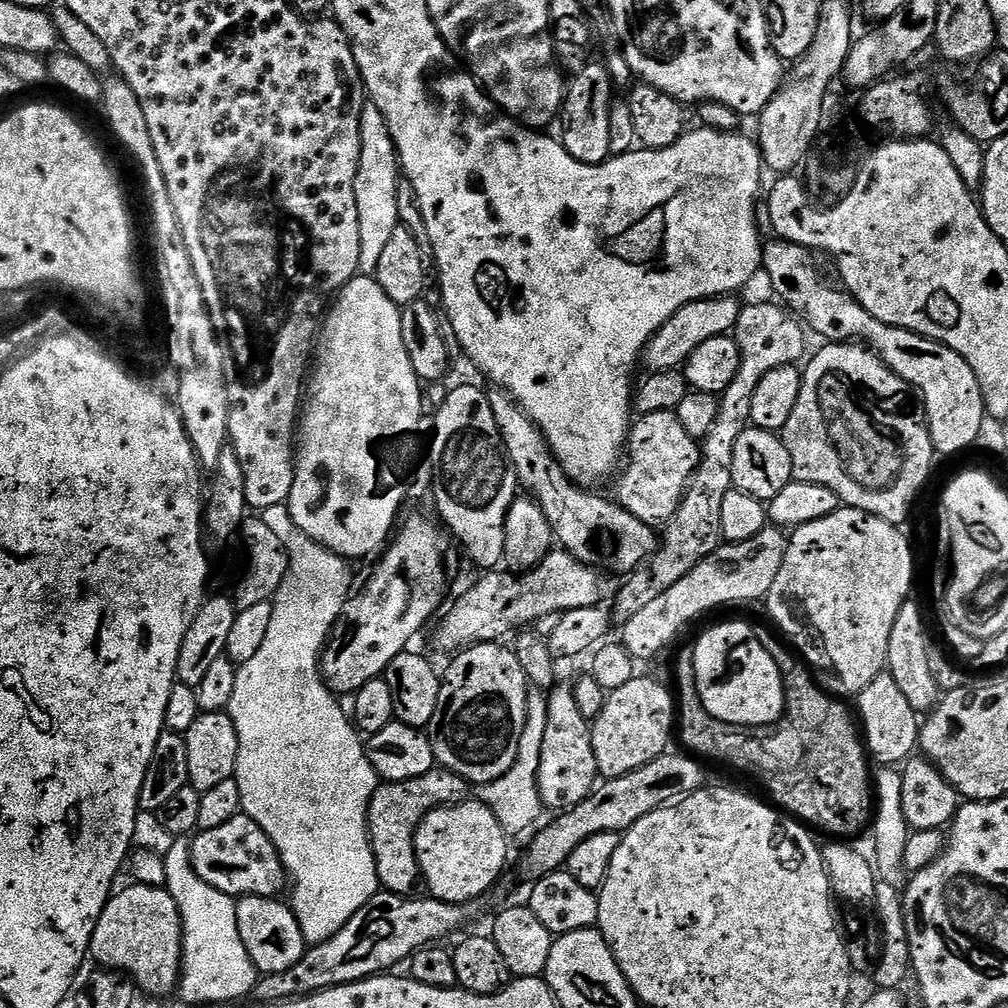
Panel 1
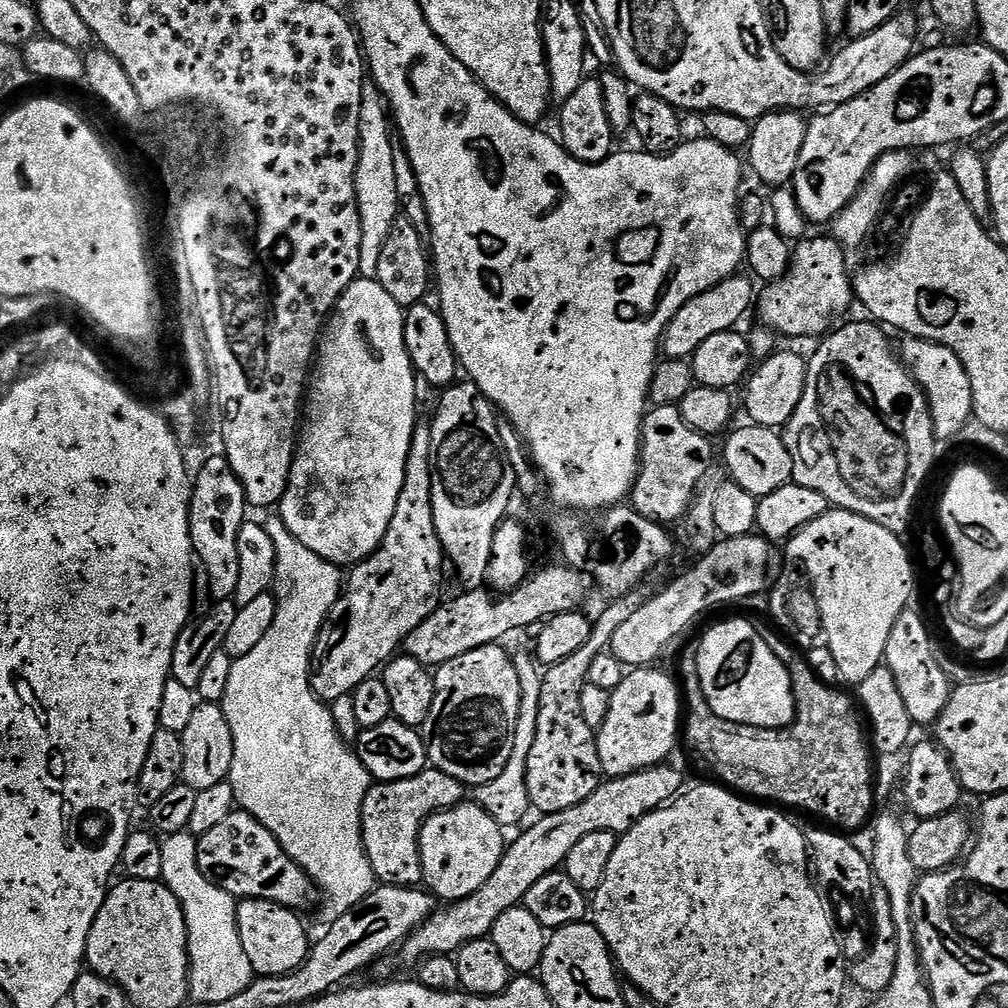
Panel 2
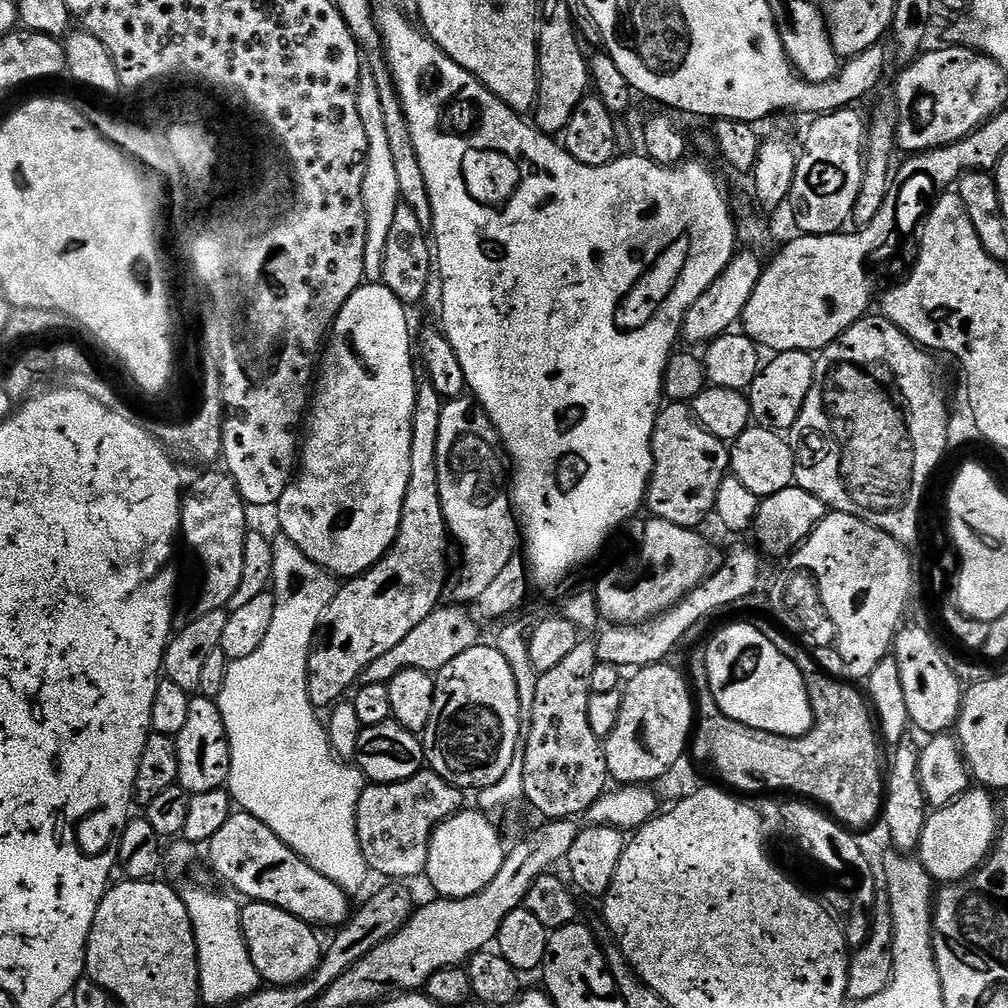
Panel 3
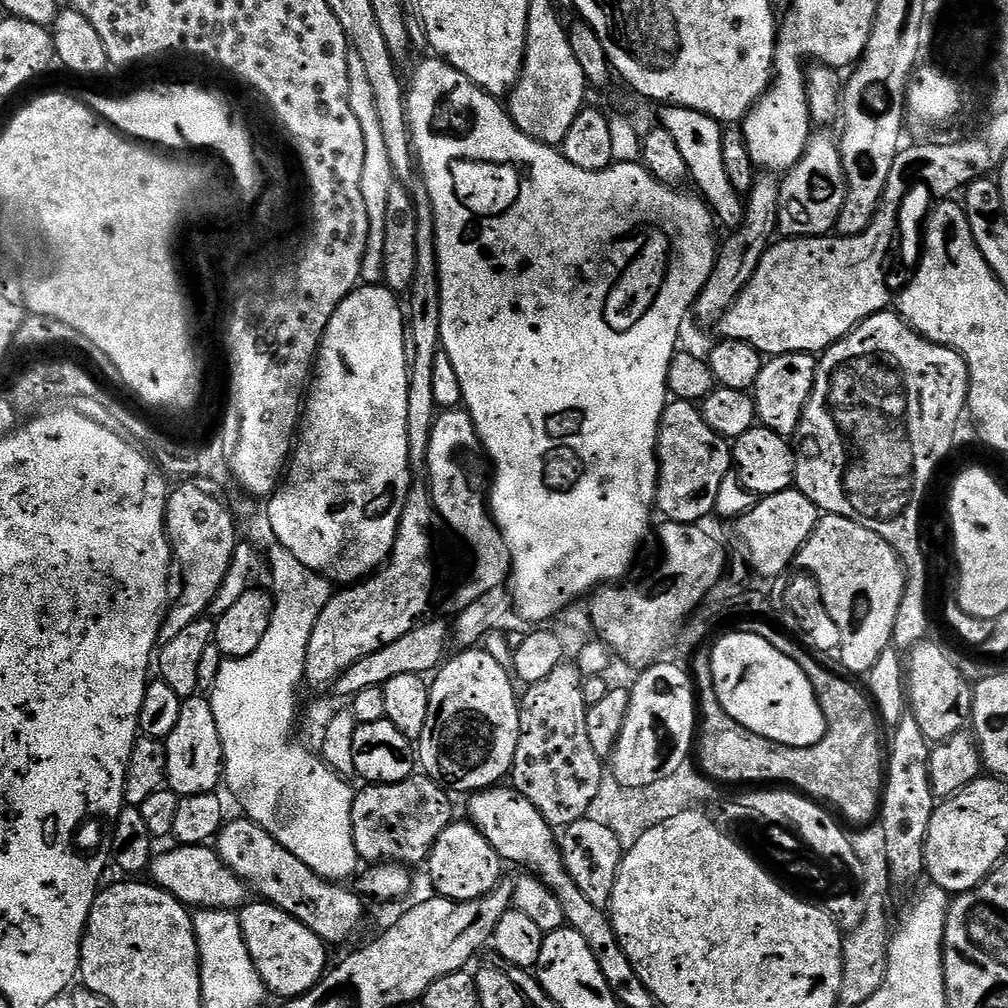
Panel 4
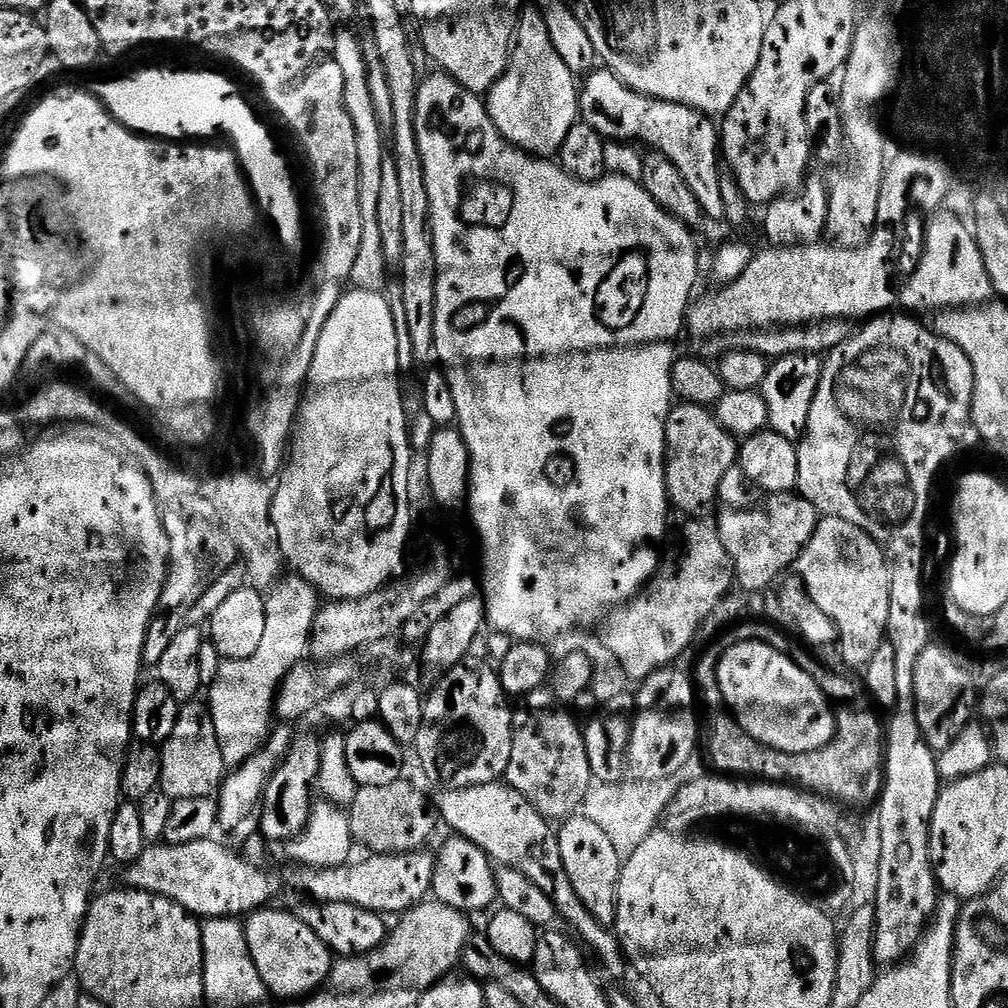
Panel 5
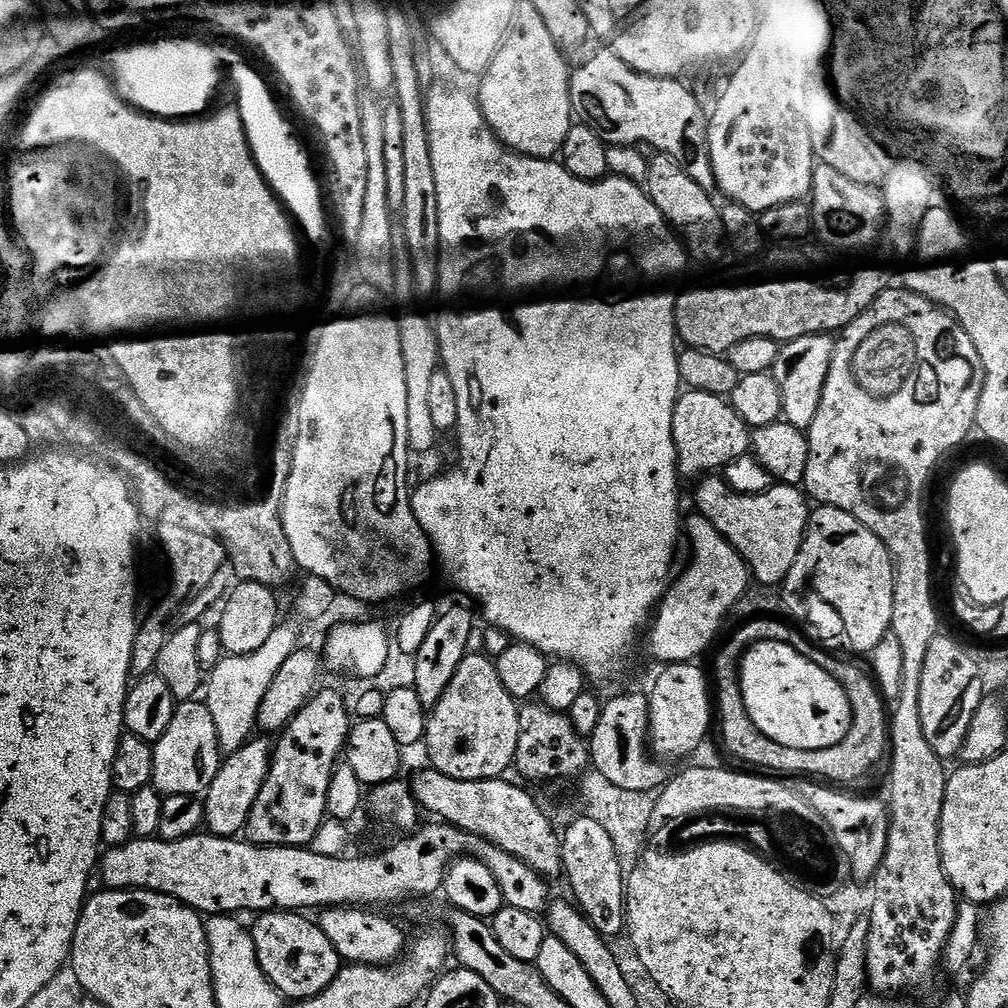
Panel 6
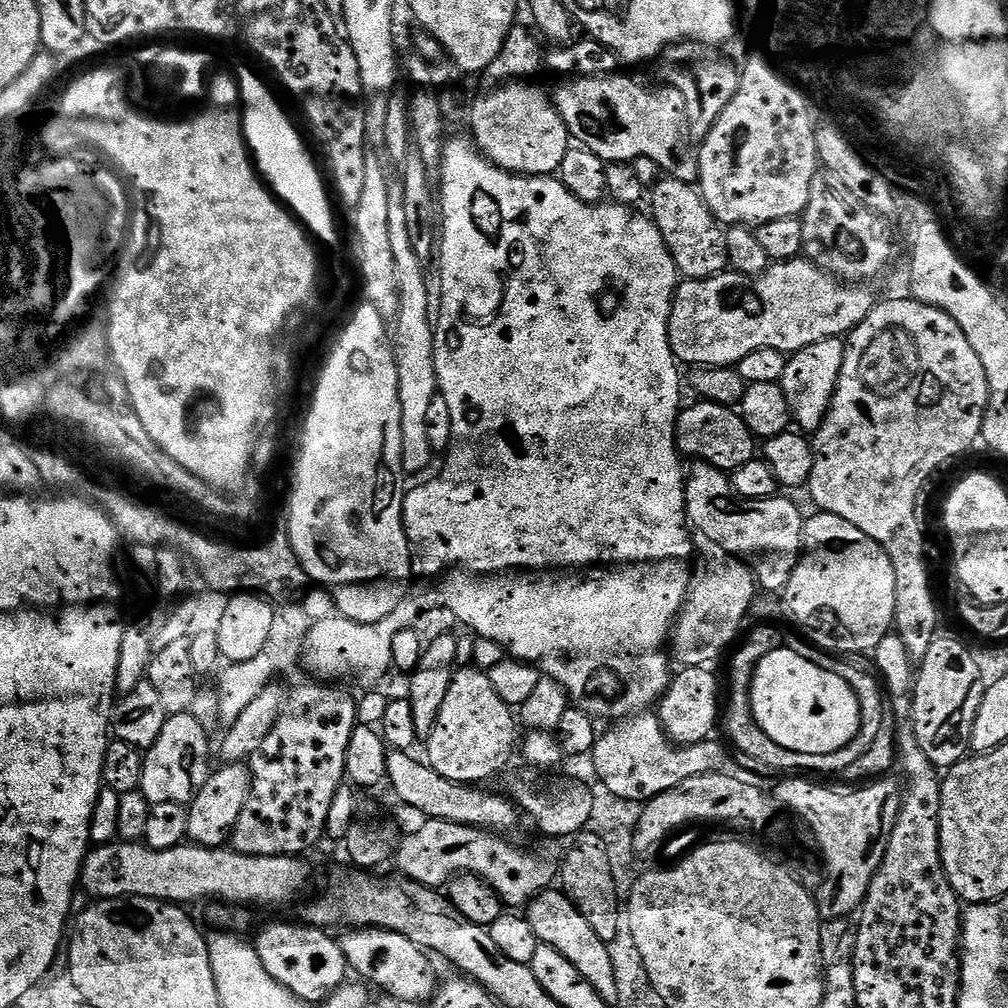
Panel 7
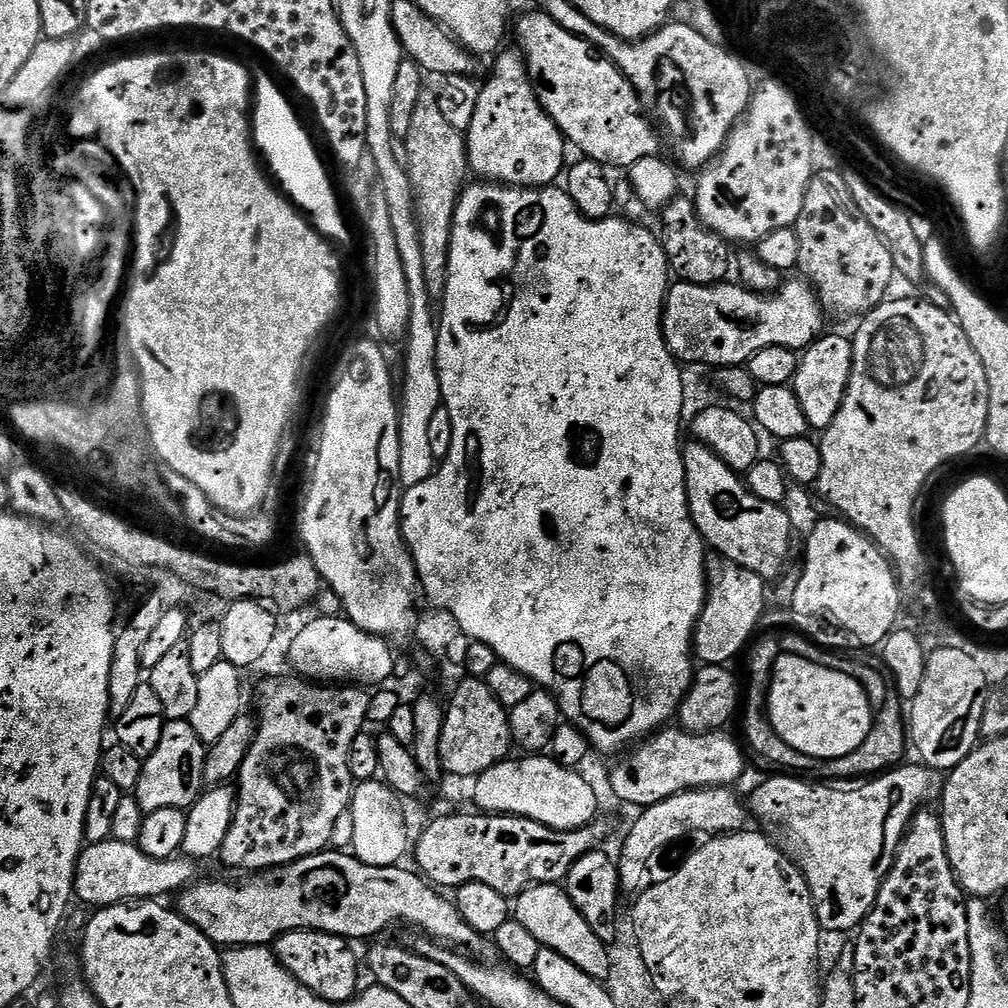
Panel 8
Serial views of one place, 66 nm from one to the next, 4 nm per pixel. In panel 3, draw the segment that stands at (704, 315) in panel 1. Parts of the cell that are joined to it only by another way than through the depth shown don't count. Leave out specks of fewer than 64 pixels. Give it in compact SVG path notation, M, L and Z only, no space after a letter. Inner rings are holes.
M740 250L733 256L731 262L714 278L710 290L686 310L682 325L682 340L688 344L707 345L709 342L717 340L726 332L733 331L741 323L741 316L746 310L746 304L750 302L751 295L754 294L755 287L758 286L762 271L762 260L753 251Z

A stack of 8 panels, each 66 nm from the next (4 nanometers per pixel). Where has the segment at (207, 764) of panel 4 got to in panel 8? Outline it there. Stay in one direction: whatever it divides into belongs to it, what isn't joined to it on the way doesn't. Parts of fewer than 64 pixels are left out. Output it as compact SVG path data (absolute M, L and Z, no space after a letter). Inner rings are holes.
M170 720L162 730L162 742L158 742L158 750L150 754L144 761L142 778L138 778L135 798L147 814L154 810L178 808L188 810L199 799L204 782L204 757L206 746L194 734L188 720Z

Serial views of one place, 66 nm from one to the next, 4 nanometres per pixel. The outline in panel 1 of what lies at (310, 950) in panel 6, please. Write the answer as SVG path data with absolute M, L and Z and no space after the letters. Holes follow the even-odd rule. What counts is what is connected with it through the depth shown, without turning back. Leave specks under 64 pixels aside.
M242 896L236 900L238 934L242 934L242 946L254 962L257 973L269 976L290 970L306 951L304 935L298 926L298 918L283 899L270 896Z

